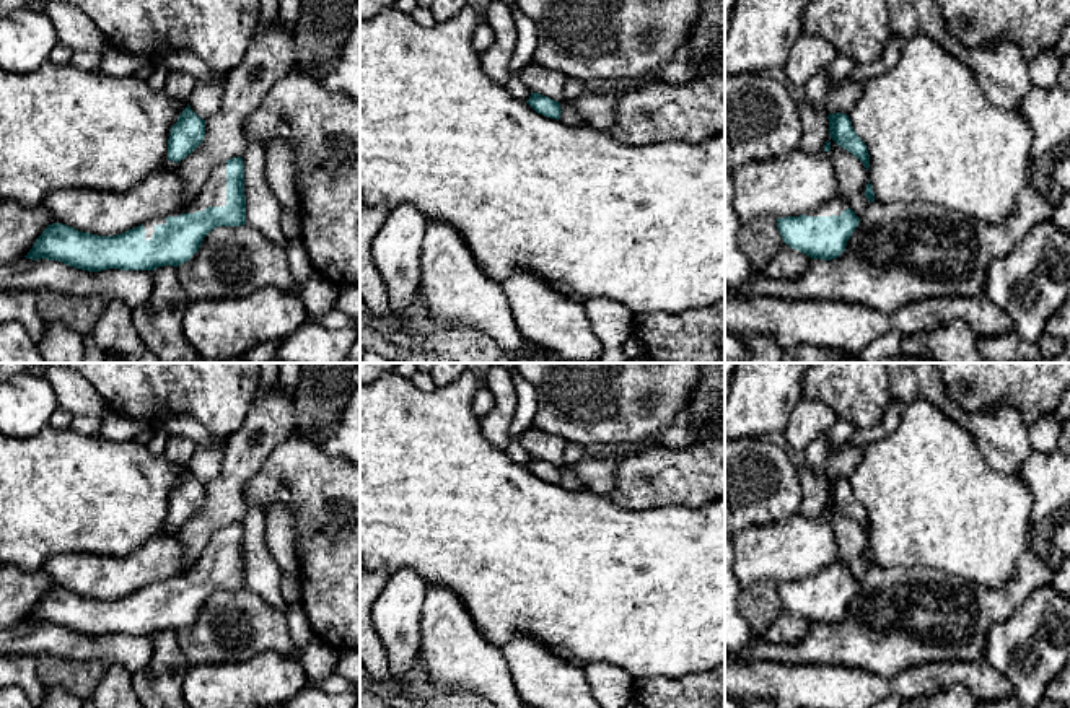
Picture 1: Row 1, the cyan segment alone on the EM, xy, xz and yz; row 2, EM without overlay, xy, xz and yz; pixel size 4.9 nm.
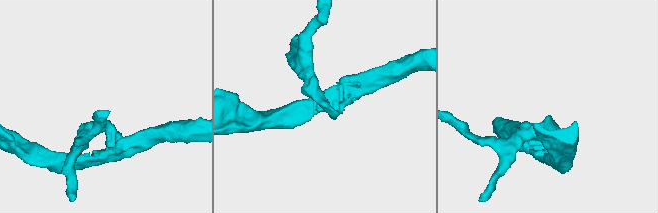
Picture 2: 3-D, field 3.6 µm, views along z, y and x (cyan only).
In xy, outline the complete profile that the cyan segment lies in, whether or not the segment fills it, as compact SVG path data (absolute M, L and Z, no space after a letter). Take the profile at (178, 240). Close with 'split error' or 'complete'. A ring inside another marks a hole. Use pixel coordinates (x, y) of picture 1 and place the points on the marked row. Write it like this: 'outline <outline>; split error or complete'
outline M238 156L212 169L191 205L116 236L98 236L54 223L24 257L59 260L88 272L178 267L191 260L212 229L241 225L246 225L246 197L244 163Z; split error

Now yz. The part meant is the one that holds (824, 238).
outline M837 194L832 200L800 216L777 218L777 229L785 244L811 259L837 259L847 246L860 218L849 202Z; split error

